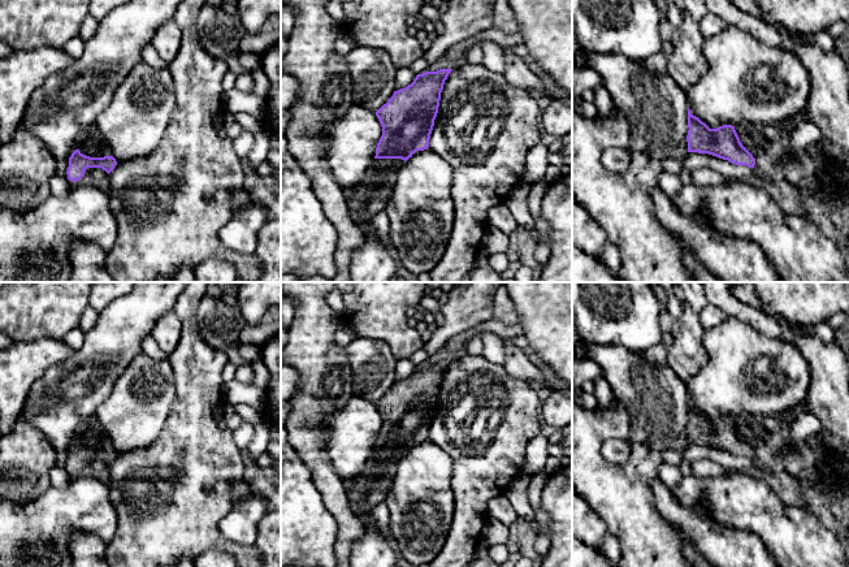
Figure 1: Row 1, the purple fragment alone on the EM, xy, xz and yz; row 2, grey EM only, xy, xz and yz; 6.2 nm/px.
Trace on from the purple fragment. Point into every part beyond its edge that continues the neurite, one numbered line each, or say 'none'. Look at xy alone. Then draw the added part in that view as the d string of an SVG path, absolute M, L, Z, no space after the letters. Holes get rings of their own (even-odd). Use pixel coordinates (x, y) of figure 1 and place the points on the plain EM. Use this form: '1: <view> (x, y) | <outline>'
1: xy (90, 433) | M91 416L79 424L70 440L69 449L75 441L90 449L113 447L111 436L96 416Z

